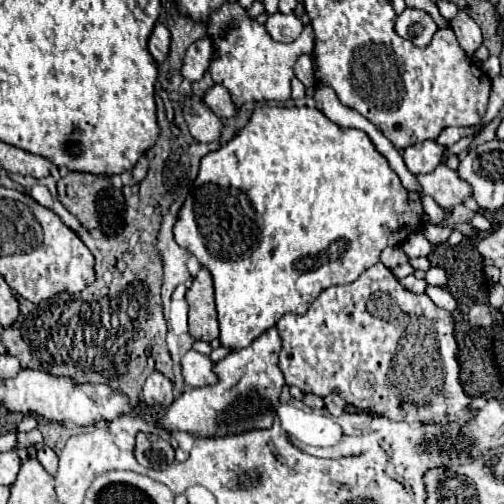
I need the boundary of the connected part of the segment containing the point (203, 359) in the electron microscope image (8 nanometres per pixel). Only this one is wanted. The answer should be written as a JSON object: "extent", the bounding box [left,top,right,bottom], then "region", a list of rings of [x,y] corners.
{"extent":[182,350,218,388],"region":[[[188,350],[182,358],[182,374],[184,382],[194,388],[212,386],[218,382],[218,376],[214,374],[214,362],[196,350]]]}

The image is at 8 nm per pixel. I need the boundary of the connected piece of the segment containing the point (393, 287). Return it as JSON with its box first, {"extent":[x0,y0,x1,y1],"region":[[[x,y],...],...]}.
{"extent":[276,264,474,426],"region":[[[374,264],[372,268],[368,268],[358,280],[350,282],[350,284],[342,284],[342,286],[330,286],[326,288],[308,308],[306,314],[298,316],[298,314],[286,314],[278,324],[276,324],[280,336],[282,336],[282,352],[280,352],[280,370],[284,372],[286,384],[288,386],[298,386],[302,392],[312,392],[320,398],[328,396],[330,392],[338,392],[342,396],[344,402],[366,410],[366,412],[374,412],[378,416],[386,416],[392,422],[422,422],[422,424],[450,424],[450,422],[458,422],[462,426],[462,422],[470,422],[470,418],[474,418],[474,408],[472,408],[472,398],[464,392],[462,384],[460,384],[460,366],[458,366],[458,346],[454,340],[454,320],[452,314],[448,310],[438,308],[428,294],[414,294],[410,290],[406,290],[396,278],[394,274],[382,264]]]}

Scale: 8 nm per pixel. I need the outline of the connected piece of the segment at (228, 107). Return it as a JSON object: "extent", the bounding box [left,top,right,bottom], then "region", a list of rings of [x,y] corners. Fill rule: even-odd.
{"extent":[204,84,238,118],"region":[[[216,84],[214,88],[210,88],[206,94],[204,94],[204,102],[212,108],[212,112],[220,118],[230,118],[230,116],[236,116],[238,114],[238,106],[234,104],[230,92]]]}

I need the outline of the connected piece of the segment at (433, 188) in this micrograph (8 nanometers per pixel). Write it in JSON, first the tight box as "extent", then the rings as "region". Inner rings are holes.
{"extent":[416,164,472,210],"region":[[[440,164],[430,174],[418,174],[416,178],[422,184],[422,192],[432,196],[434,202],[444,210],[452,210],[454,206],[462,204],[466,196],[472,194],[470,184],[460,180],[458,174],[446,164]]]}

